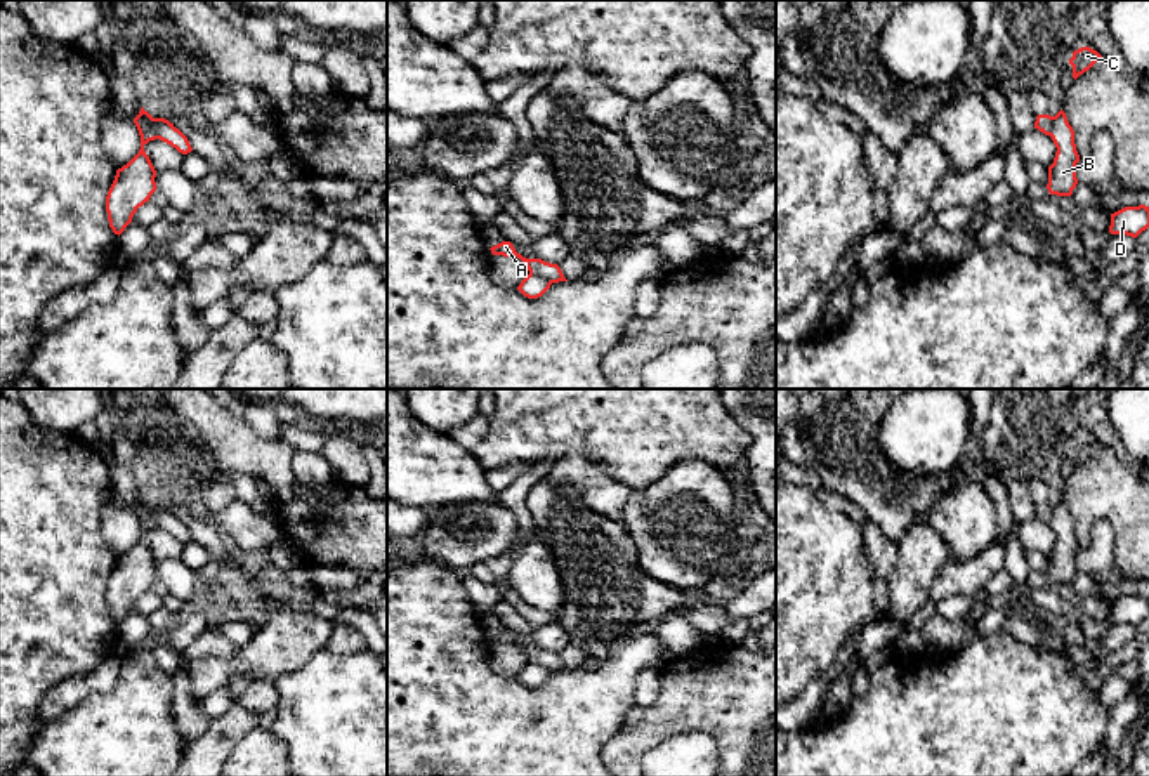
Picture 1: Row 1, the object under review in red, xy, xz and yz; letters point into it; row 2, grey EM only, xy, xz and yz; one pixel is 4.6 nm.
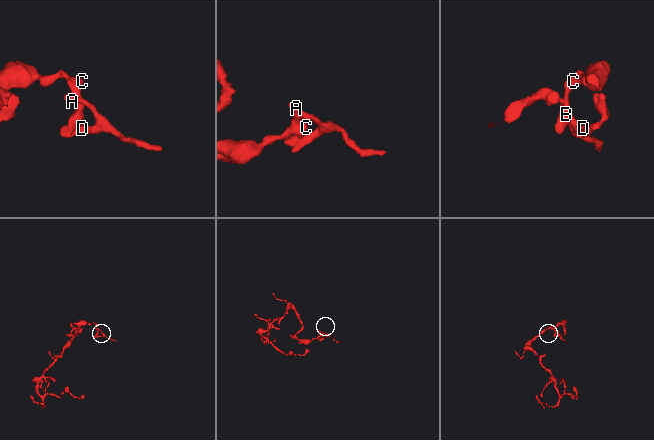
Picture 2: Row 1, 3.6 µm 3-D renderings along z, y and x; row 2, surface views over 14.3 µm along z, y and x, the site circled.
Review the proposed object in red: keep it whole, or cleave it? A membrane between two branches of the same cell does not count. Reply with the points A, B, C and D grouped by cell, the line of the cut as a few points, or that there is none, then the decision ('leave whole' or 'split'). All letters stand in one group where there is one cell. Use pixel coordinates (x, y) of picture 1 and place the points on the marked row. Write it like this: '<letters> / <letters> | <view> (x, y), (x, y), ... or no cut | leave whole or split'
A D / B C | xz (530, 271), (551, 283) | split

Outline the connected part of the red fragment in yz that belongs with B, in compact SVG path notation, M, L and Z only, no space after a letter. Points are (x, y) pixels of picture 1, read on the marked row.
M1062 109L1052 116L1050 137L1057 148L1057 153L1054 163L1048 167L1047 189L1050 194L1071 196L1078 184L1076 163L1080 161L1080 155L1074 144L1074 130Z

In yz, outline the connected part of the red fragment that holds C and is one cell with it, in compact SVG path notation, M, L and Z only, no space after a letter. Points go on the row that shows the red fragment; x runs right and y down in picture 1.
M1081 47L1073 52L1073 57L1069 59L1069 64L1073 66L1073 78L1076 80L1080 75L1088 71L1102 56L1090 49Z

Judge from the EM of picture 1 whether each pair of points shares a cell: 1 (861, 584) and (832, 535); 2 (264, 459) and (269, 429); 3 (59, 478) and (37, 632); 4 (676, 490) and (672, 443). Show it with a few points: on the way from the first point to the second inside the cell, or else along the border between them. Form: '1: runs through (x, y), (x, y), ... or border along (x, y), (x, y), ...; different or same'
1: runs through (849, 572), (832, 554), (832, 547); same
2: border along (235, 414), (261, 436), (280, 440); different
3: runs through (47, 516), (47, 580), (42, 594); same
4: border along (715, 466), (681, 459), (639, 488); different

